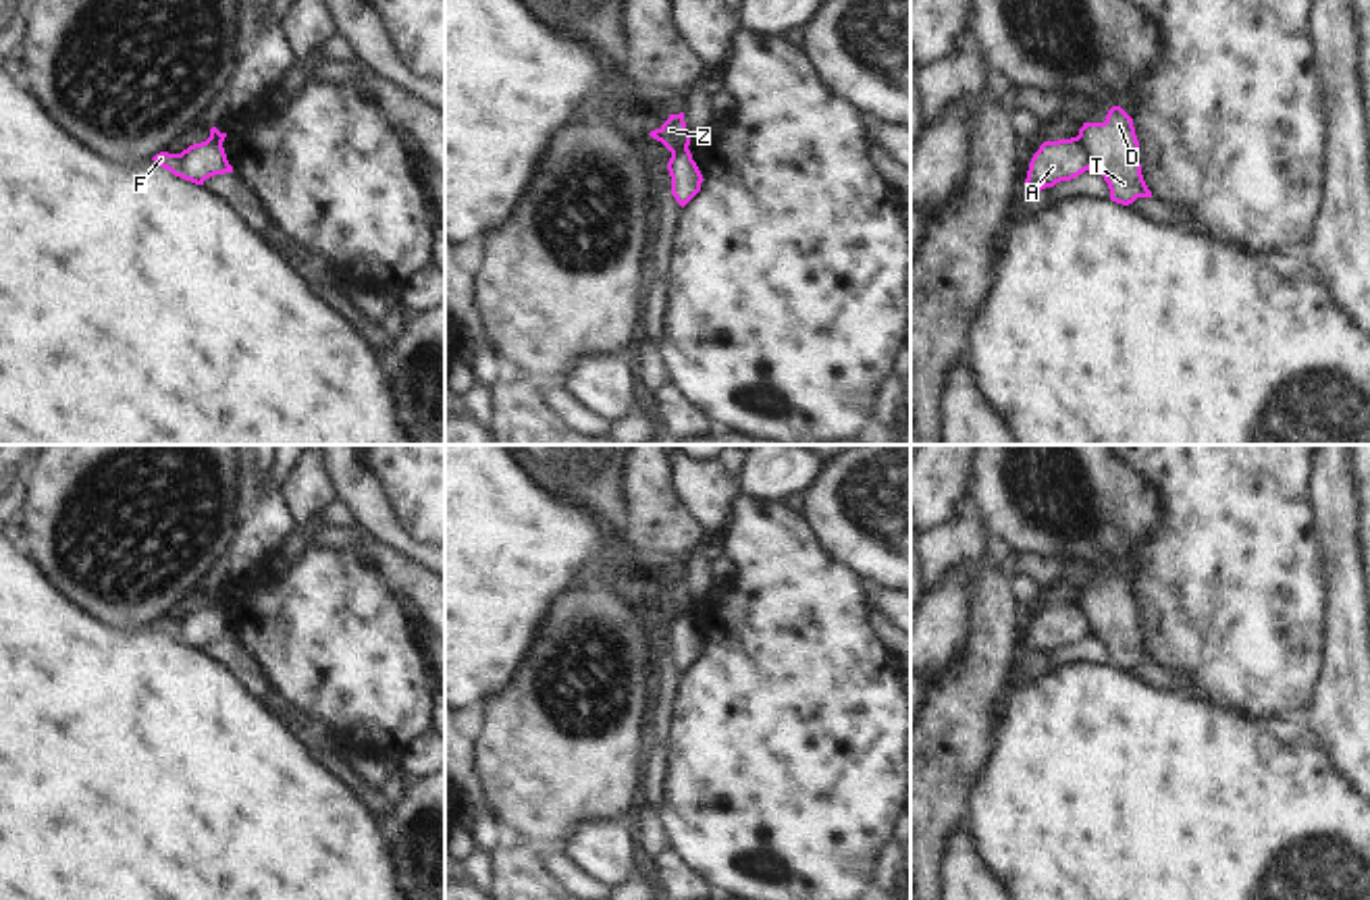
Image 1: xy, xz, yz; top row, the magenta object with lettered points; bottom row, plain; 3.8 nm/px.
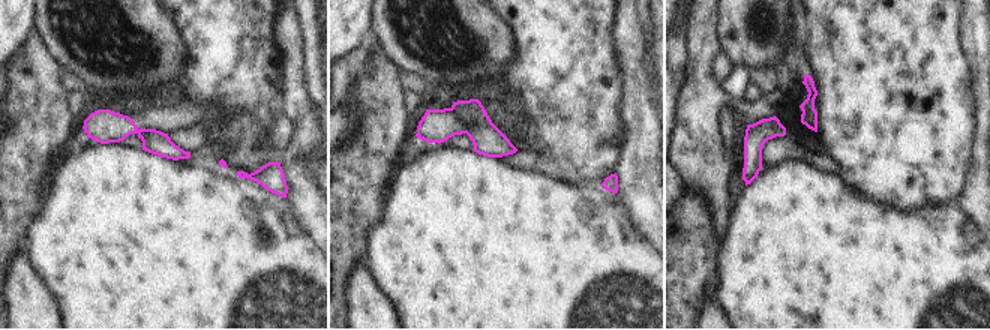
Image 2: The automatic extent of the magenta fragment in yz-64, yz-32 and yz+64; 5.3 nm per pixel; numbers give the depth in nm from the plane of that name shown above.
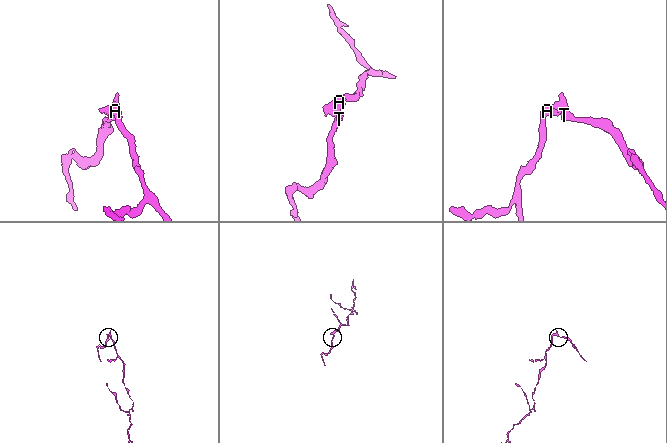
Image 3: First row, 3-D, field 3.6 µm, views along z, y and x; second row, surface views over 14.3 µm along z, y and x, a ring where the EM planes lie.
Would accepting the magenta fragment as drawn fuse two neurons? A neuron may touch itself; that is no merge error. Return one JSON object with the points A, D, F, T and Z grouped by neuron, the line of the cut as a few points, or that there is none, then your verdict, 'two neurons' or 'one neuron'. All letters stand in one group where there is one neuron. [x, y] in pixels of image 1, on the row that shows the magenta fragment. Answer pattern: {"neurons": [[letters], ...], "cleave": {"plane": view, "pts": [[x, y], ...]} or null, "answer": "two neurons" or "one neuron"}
{"neurons": [["A", "F", "Z"], ["D", "T"]], "cleave": {"plane": "yz", "pts": [[1077, 136], [1092, 167]]}, "answer": "two neurons"}

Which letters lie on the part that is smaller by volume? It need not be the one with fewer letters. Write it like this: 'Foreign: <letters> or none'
Foreign: D, T

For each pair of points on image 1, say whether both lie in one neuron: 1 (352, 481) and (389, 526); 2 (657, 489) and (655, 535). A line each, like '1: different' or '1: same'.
1: same
2: same

